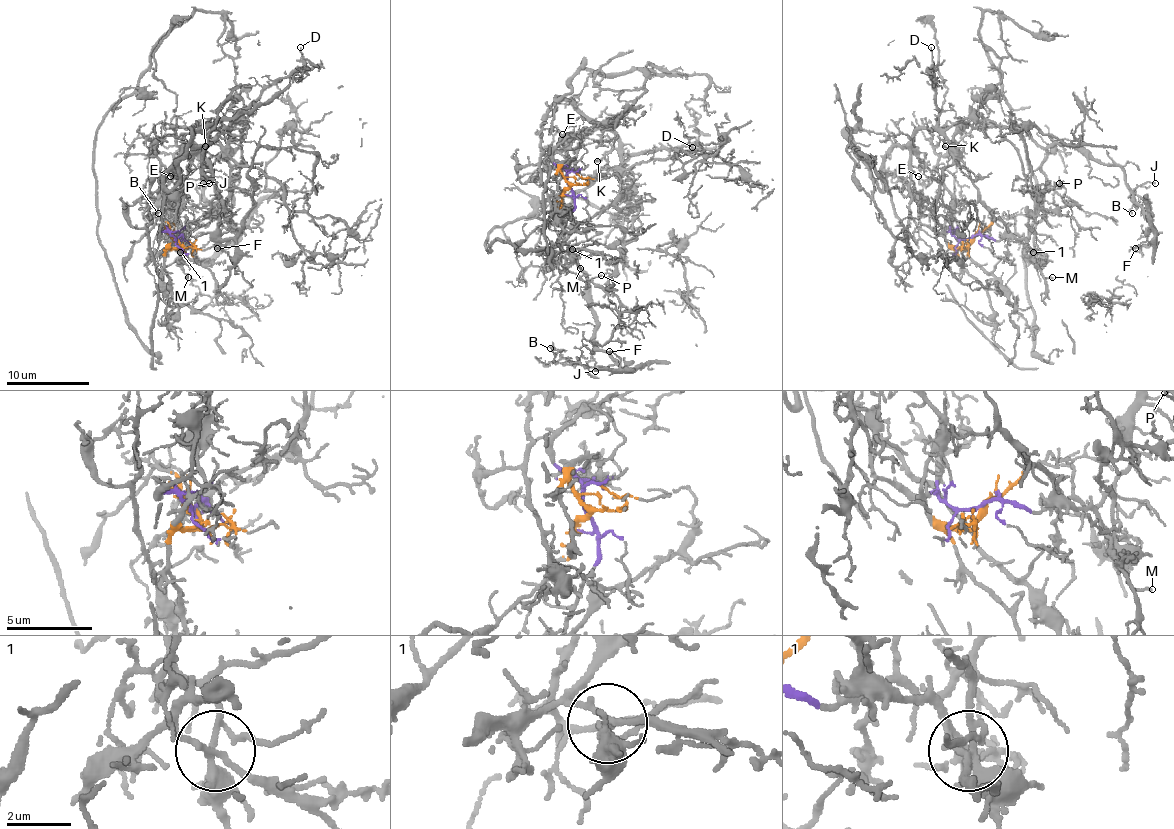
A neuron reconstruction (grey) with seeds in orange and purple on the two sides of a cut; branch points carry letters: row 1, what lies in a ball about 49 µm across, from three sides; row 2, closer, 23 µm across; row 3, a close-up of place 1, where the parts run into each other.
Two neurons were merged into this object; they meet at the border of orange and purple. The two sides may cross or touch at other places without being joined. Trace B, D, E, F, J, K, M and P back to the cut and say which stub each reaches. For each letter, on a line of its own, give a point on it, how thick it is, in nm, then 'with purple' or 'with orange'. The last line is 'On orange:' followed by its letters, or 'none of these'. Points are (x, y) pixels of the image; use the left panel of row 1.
B: (158, 213) | 130 nm | with purple
D: (300, 47) | 110 nm | with orange
E: (170, 176) | 70 nm | with orange
F: (217, 248) | 110 nm | with purple
J: (203, 183) | 100 nm | with purple
K: (205, 146) | 120 nm | with orange
M: (188, 277) | 130 nm | with purple
P: (209, 183) | 100 nm | with purple
On orange: D, E, K

